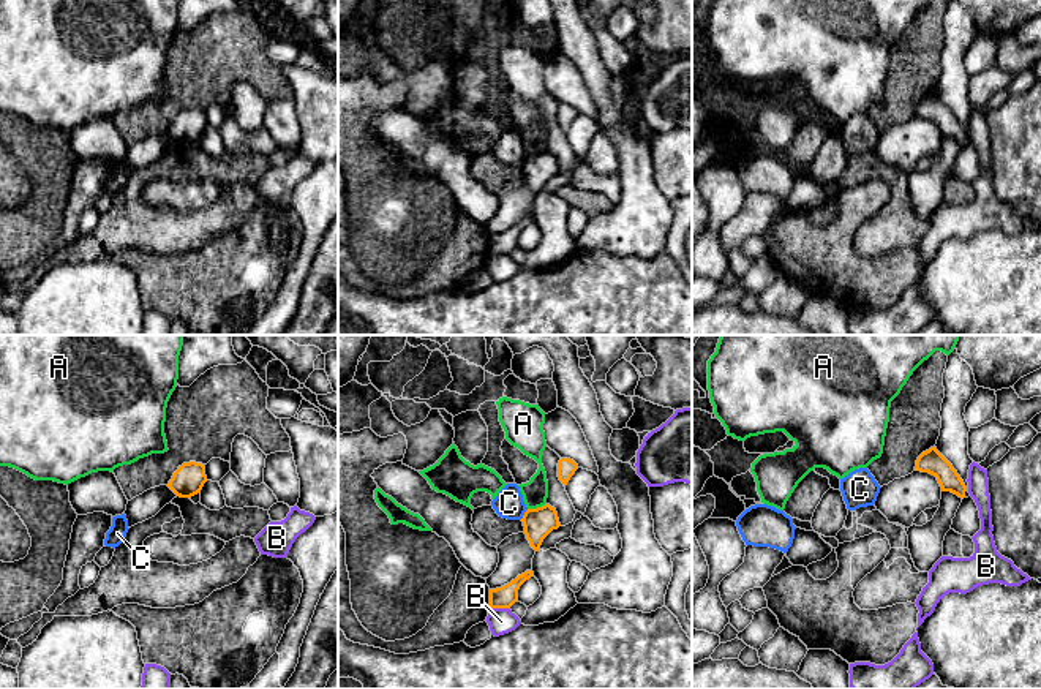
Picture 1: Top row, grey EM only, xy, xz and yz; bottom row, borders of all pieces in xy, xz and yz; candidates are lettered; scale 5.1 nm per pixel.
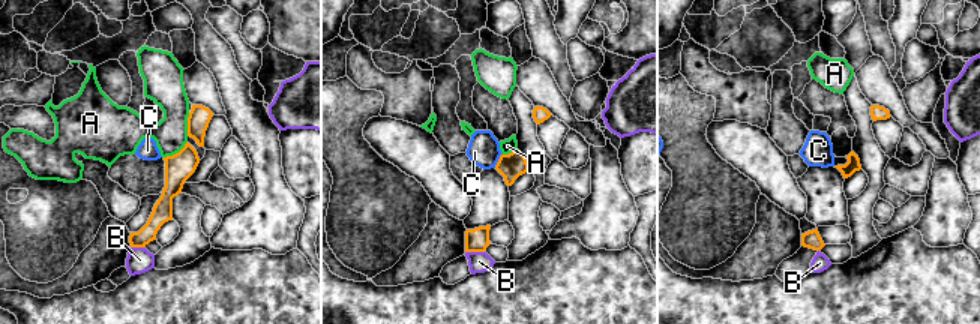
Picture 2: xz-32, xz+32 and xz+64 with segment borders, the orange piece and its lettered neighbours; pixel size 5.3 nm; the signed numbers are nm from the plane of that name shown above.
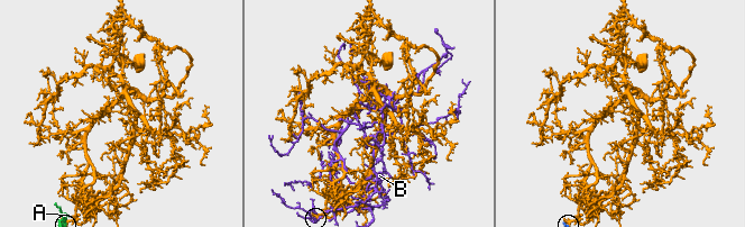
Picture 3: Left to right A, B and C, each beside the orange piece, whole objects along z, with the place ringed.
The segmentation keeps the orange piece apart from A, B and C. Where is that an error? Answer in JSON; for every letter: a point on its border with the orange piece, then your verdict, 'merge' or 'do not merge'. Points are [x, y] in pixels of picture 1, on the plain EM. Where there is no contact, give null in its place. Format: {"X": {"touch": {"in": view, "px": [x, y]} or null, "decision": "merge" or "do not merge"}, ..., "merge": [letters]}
{"A": {"touch": {"in": "xz", "px": [537, 154]}, "decision": "do not merge"}, "B": {"touch": {"in": "xz", "px": [499, 253]}, "decision": "do not merge"}, "C": {"touch": {"in": "xz", "px": [525, 160]}, "decision": "do not merge"}, "merge": []}

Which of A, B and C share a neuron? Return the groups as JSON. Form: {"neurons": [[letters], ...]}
{"neurons": [["A"], ["B"], ["C"]]}

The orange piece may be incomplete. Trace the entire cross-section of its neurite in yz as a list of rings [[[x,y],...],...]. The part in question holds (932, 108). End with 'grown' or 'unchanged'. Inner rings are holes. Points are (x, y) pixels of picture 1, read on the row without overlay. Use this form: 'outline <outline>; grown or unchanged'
outline [[[930,93],[918,103],[915,117],[935,122],[941,137],[951,137],[962,145],[965,144],[967,133],[964,126],[937,93]]]; unchanged

